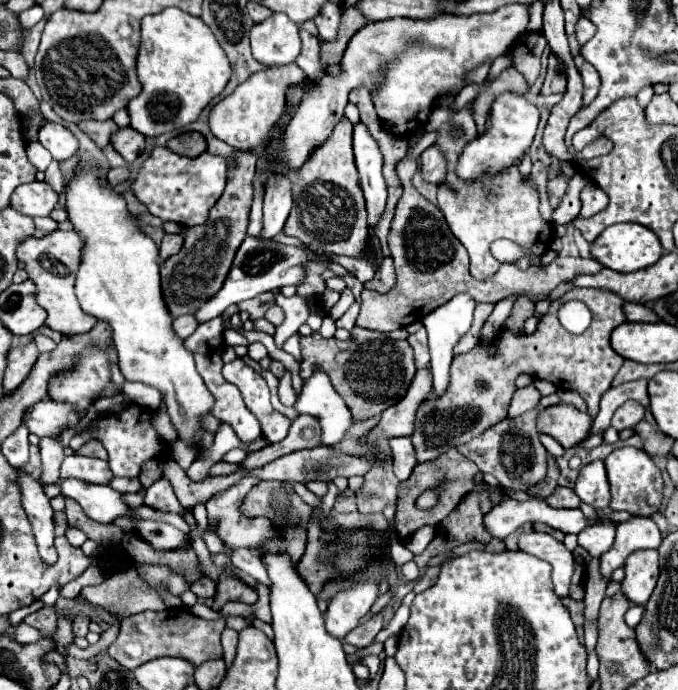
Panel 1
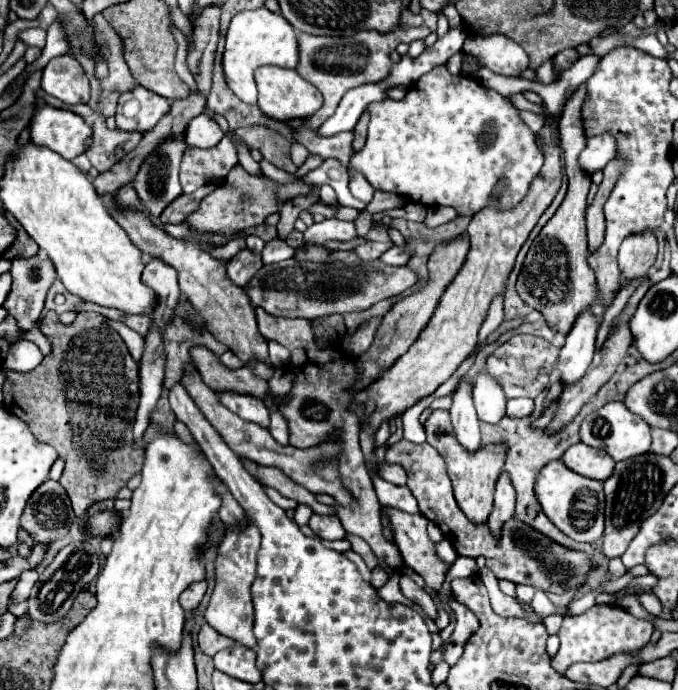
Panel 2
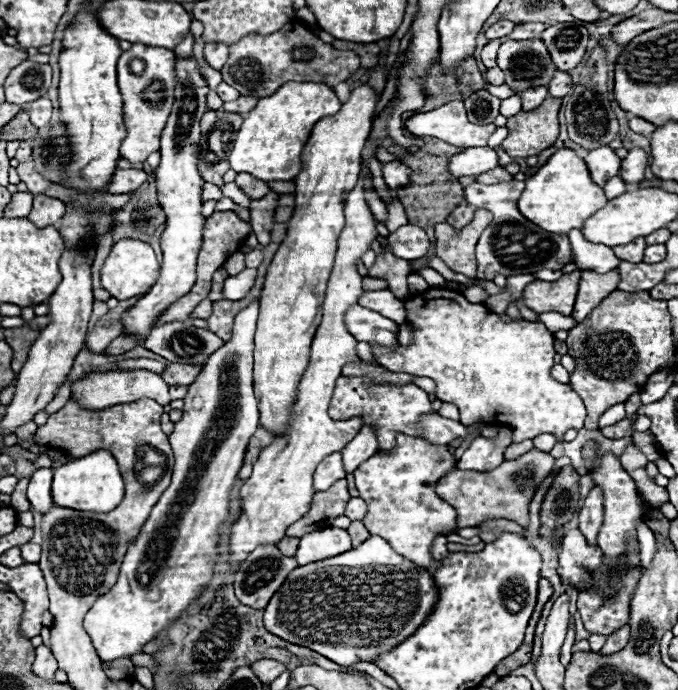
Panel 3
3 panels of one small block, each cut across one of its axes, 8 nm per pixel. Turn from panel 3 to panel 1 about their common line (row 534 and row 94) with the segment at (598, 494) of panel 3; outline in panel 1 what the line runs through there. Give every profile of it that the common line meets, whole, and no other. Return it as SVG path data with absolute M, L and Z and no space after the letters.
M588 62L582 64L580 76L584 80L584 104L590 104L596 98L598 90L600 90L600 76L598 76L596 68L592 64L588 64Z

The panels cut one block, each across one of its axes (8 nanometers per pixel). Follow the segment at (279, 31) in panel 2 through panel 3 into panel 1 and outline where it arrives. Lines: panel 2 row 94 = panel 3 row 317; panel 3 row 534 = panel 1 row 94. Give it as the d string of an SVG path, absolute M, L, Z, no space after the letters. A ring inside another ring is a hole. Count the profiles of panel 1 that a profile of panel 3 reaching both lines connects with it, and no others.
M166 8L154 16L146 16L142 20L142 44L136 58L138 80L142 84L142 92L128 102L130 126L144 136L160 136L164 132L172 132L182 128L194 120L198 120L200 112L224 90L230 80L230 62L224 50L218 46L212 30L196 16L182 12L180 8ZM144 42L152 42L152 50L144 48Z

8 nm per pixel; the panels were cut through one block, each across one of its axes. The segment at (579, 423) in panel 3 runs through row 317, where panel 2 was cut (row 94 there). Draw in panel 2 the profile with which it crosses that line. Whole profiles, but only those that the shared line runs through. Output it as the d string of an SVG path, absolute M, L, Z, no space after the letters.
M446 66L424 74L408 90L404 100L374 102L368 106L368 110L368 138L364 148L354 152L350 158L350 168L364 174L374 190L406 196L408 200L424 206L452 206L460 212L460 216L476 214L488 204L496 182L504 178L508 186L504 194L500 194L500 206L512 208L524 198L532 178L540 172L544 162L532 130L522 122L518 110L508 98L482 86L470 76L450 74Z

